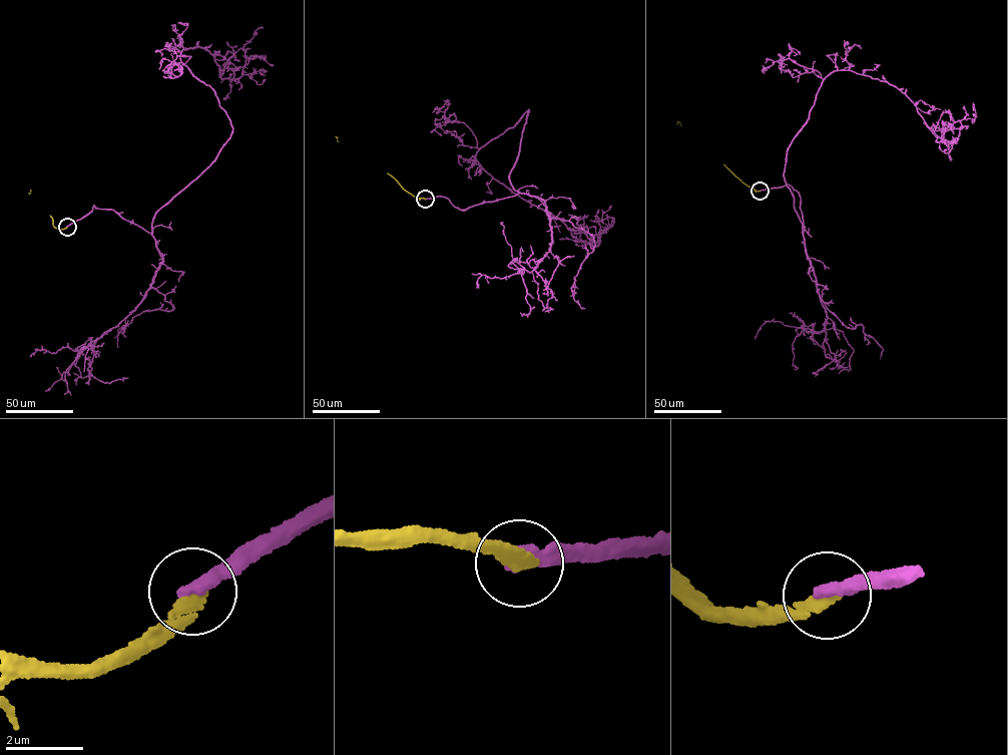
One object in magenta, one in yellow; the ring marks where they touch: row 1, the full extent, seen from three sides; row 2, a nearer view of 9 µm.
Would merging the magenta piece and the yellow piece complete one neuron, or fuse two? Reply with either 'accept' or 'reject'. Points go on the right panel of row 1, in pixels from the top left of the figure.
reject

